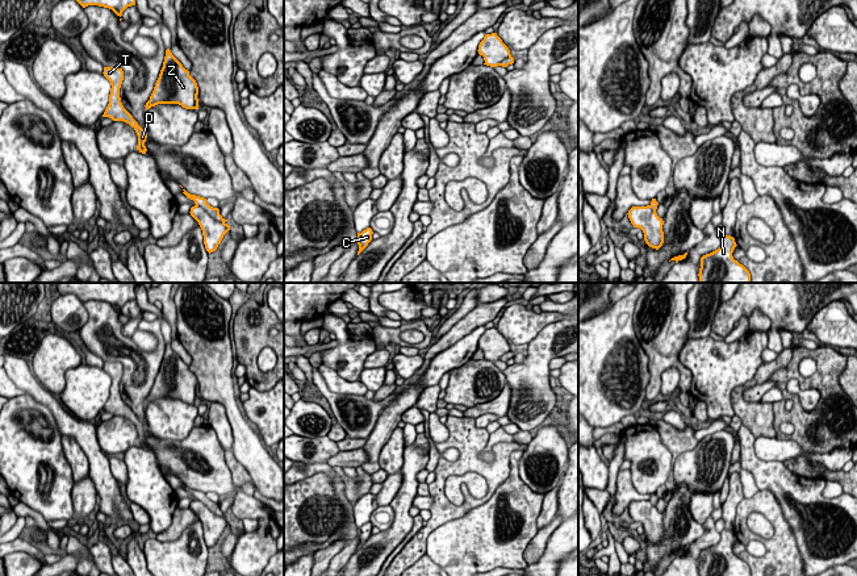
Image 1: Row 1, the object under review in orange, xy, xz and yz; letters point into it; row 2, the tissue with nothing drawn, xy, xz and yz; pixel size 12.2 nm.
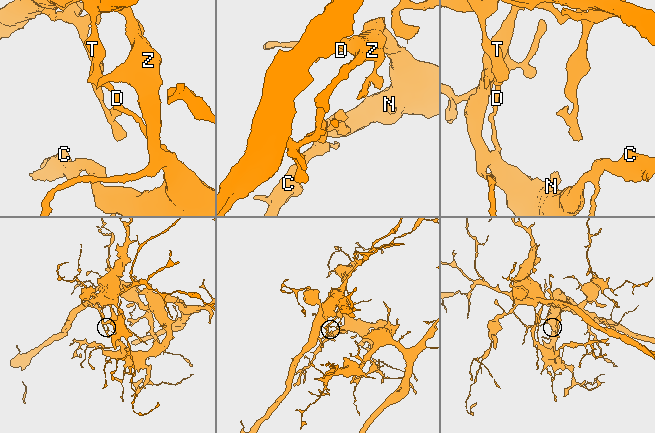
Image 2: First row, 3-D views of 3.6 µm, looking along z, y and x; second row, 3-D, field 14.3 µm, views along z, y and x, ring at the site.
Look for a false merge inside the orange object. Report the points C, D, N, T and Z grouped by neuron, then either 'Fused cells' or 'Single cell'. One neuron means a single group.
Groups: C N Z / D T. Fused cells

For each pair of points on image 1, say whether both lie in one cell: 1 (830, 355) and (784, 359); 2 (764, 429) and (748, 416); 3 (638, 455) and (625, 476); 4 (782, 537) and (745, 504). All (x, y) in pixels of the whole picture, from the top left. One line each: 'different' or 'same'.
1: different
2: same
3: different
4: same

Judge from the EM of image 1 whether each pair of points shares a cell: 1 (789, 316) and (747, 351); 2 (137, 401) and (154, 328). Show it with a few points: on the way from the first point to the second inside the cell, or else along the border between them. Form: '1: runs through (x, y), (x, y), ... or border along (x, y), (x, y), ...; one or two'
1: border along (765, 333), (768, 347); two
2: runs through (145, 383), (147, 366), (157, 357), (161, 346); one

